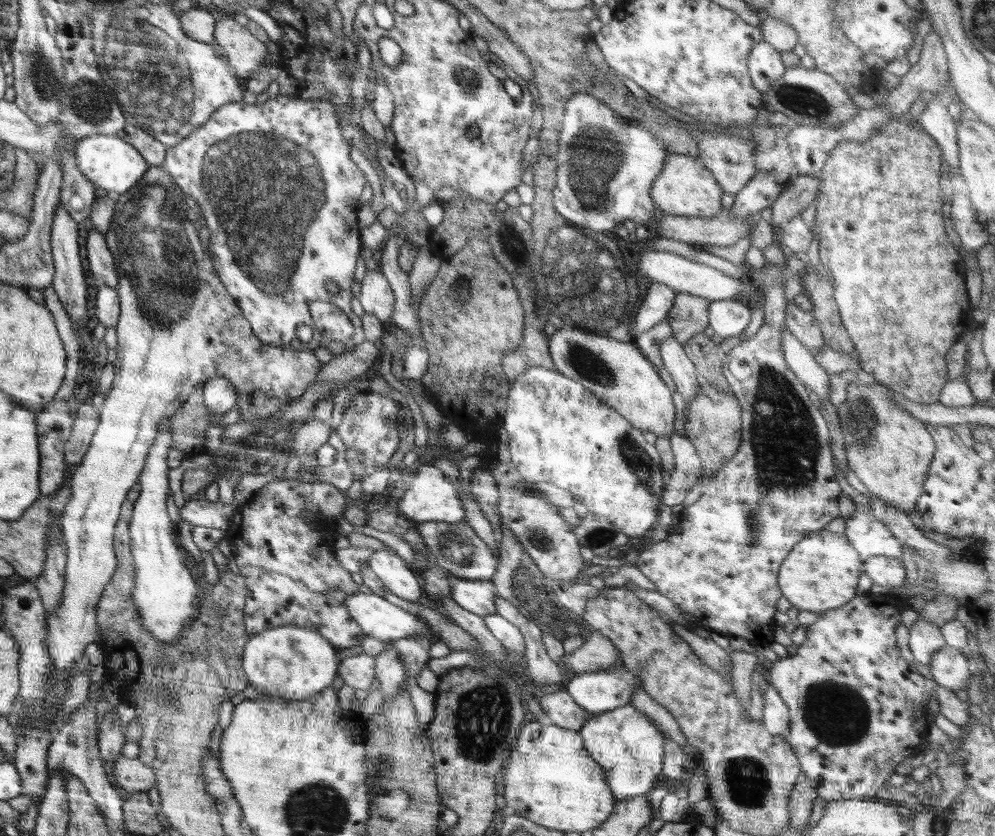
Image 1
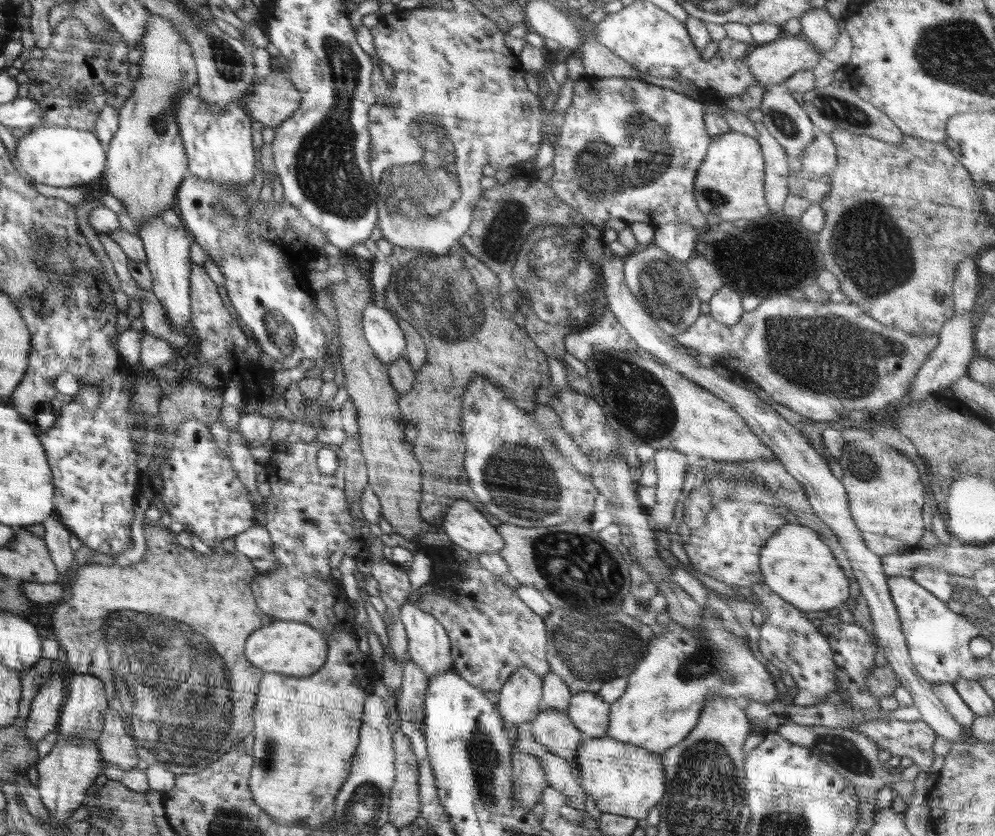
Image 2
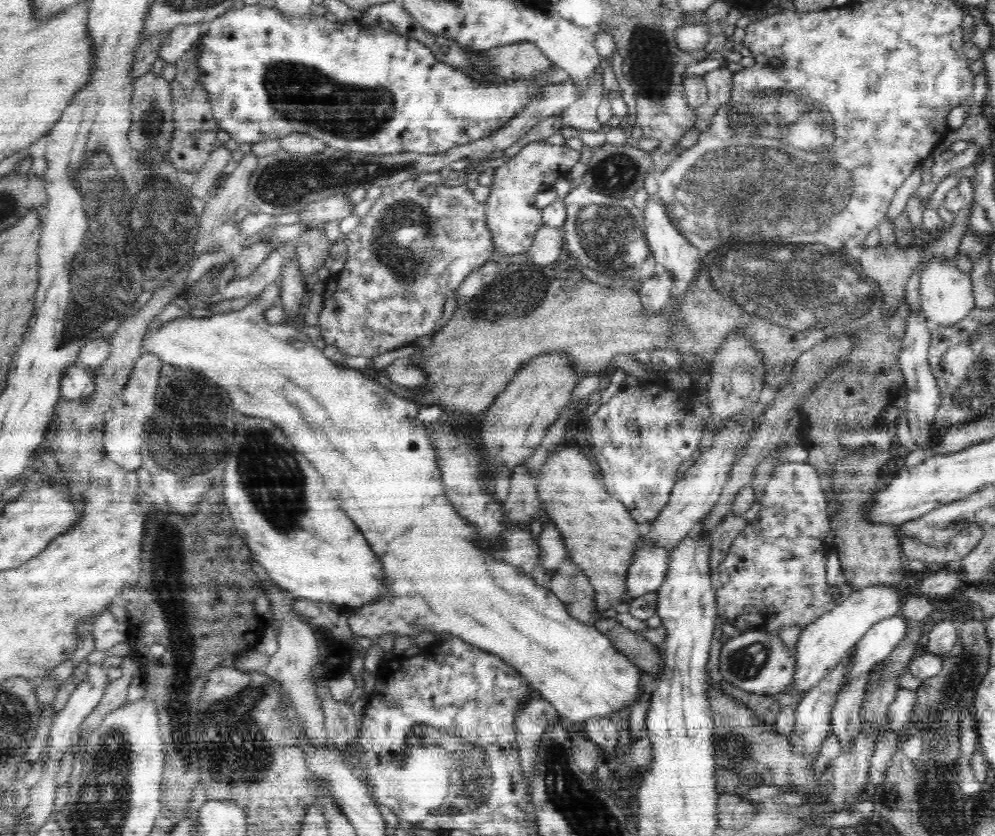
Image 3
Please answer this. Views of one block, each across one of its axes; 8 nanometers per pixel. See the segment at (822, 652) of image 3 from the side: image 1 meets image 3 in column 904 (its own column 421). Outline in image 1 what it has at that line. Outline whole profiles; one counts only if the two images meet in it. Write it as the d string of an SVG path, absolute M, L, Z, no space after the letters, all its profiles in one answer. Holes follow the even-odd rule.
M387 549L374 551L367 564L387 591L406 602L418 604L423 591L415 569L400 559L396 552Z

